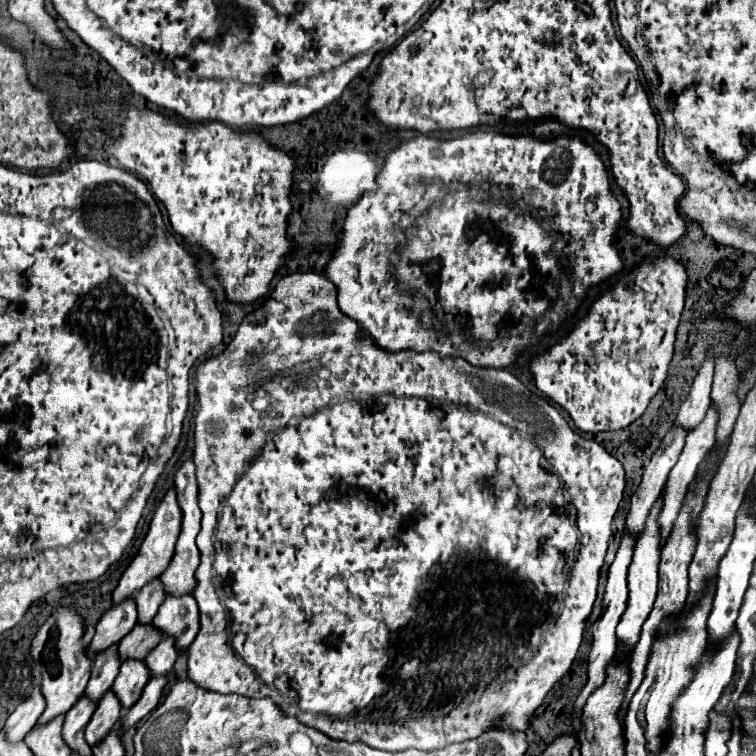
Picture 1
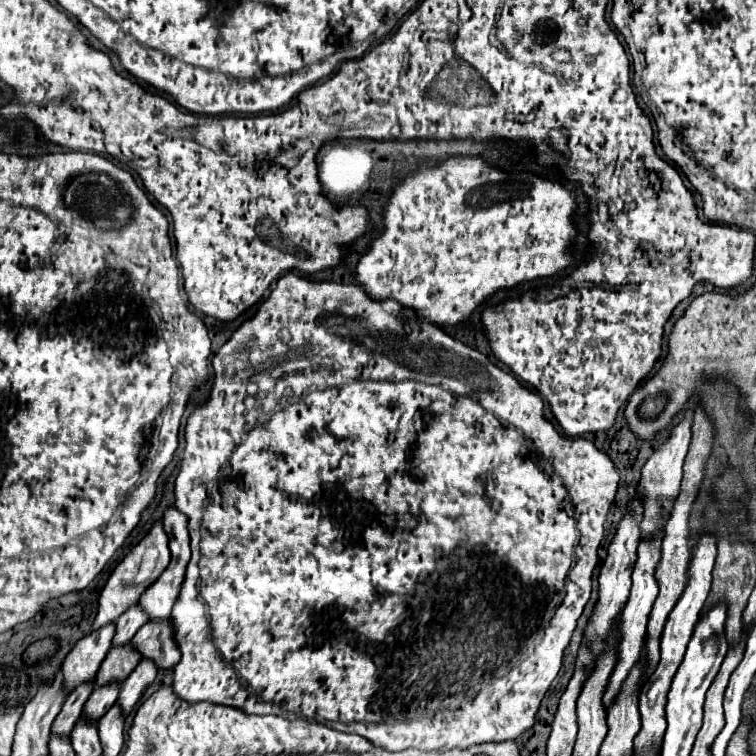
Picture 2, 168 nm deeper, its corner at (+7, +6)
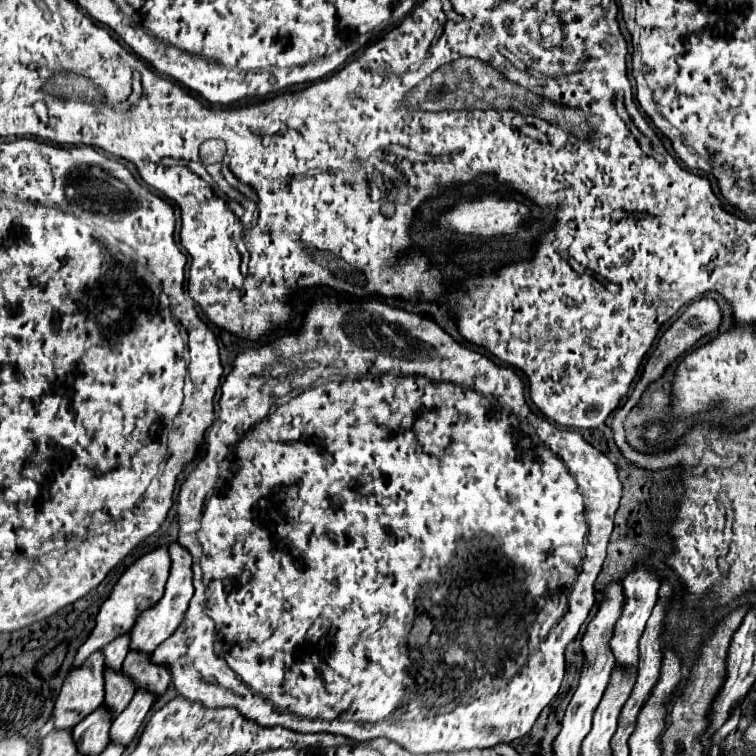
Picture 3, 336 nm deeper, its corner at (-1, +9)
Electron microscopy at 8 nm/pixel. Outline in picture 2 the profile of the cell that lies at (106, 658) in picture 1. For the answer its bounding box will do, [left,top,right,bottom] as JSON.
[51,684,93,738]

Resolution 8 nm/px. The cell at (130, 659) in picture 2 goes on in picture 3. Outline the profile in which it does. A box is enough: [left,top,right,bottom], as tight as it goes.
[105,667,137,715]

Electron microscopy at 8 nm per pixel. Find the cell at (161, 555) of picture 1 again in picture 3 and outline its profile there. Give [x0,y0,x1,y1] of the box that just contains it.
[73,545,171,667]

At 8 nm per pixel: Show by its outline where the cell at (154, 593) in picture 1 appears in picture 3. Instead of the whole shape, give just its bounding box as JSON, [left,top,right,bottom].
[103,633,129,669]

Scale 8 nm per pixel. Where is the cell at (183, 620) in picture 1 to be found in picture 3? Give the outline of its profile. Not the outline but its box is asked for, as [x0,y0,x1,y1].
[123,651,171,695]

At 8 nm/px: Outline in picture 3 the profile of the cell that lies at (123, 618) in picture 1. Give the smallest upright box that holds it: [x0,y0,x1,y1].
[53,651,105,729]

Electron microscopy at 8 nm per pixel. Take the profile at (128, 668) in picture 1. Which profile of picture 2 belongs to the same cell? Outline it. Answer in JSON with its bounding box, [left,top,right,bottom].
[83,684,119,724]

